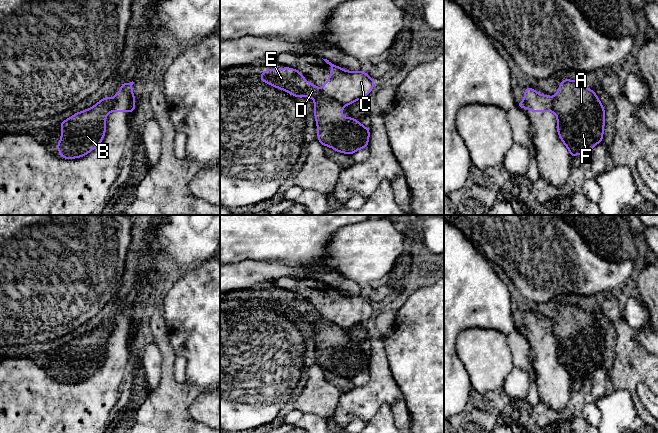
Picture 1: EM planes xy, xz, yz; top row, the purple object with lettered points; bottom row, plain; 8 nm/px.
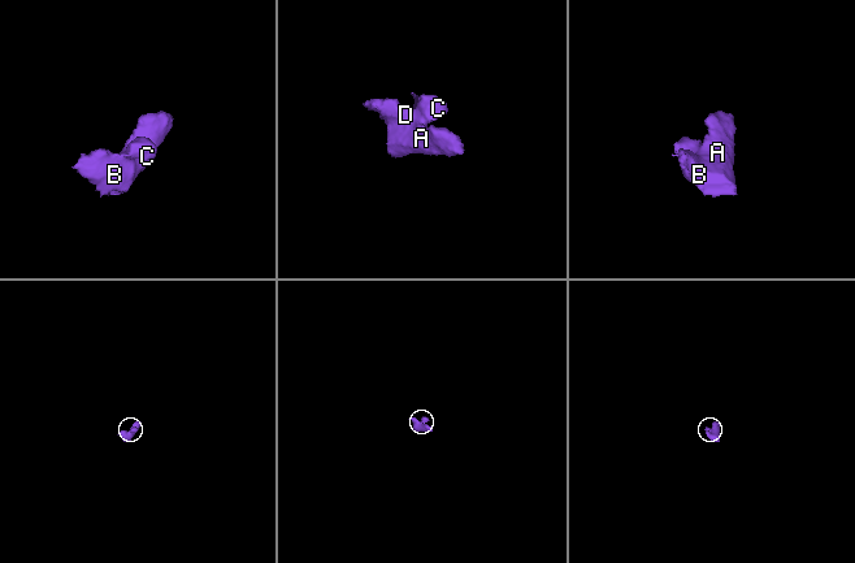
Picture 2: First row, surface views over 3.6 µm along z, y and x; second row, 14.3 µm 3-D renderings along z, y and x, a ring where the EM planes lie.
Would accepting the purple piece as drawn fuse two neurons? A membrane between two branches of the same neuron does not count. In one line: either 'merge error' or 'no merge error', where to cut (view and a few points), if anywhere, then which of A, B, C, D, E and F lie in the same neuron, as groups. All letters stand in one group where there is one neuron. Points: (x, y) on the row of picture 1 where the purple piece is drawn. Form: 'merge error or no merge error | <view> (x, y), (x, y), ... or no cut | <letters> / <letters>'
merge error | xz (327, 95), (343, 105) | A B D E F / C

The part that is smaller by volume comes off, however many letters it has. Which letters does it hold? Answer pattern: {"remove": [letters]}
{"remove": ["C"]}

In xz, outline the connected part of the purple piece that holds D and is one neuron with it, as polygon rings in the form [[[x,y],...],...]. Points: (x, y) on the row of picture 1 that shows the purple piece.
[[[290,67],[281,69],[266,69],[260,74],[260,82],[267,82],[269,85],[284,90],[297,98],[309,97],[314,99],[314,116],[317,125],[317,141],[323,147],[331,147],[336,152],[352,155],[362,148],[368,148],[370,128],[363,126],[353,117],[342,117],[341,113],[344,105],[324,94],[313,83],[304,79],[304,75],[298,70]]]

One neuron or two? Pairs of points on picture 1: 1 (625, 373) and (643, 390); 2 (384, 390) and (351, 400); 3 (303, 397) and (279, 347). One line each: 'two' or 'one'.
1: two
2: one
3: two

